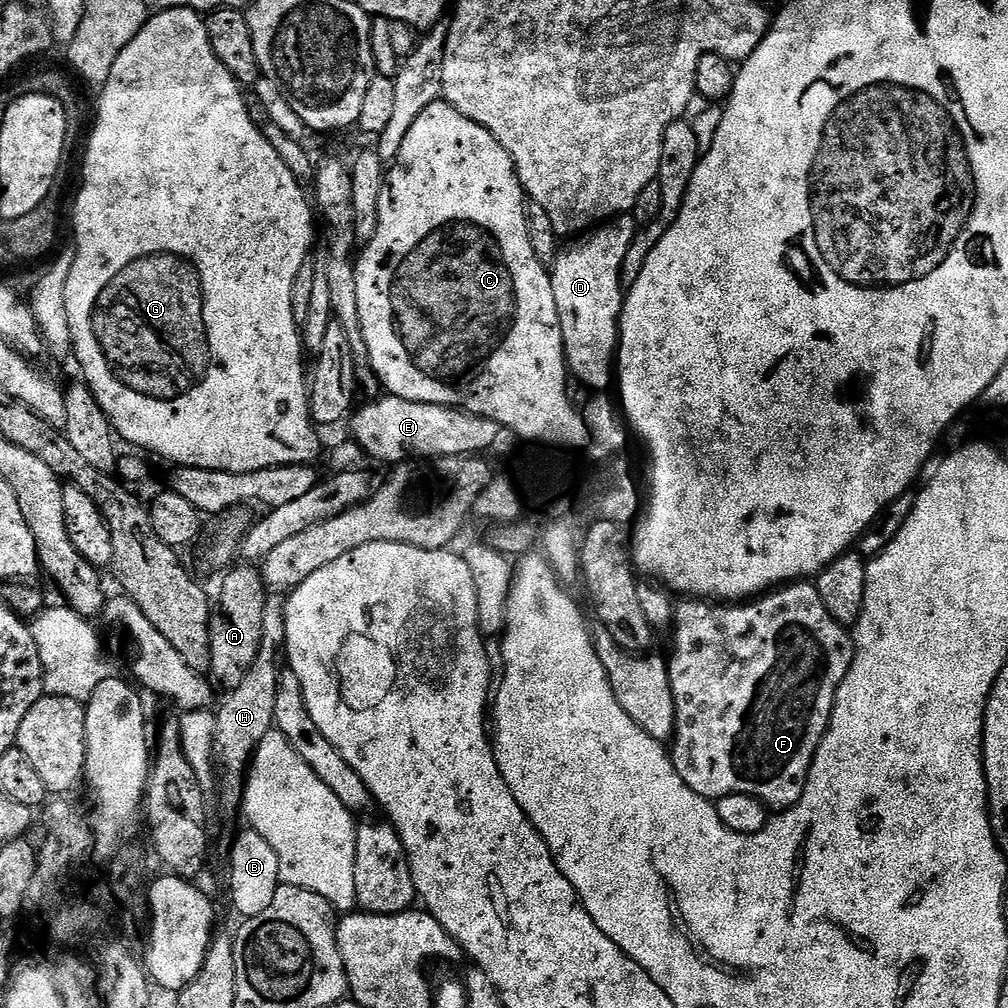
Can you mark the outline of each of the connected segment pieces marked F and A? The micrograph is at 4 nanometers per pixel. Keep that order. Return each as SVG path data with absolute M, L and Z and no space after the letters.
M793 582L751 602L709 602L699 598L684 598L681 601L675 605L676 649L673 650L672 657L667 657L666 660L668 677L672 683L672 693L676 702L676 734L670 741L674 770L682 774L682 782L686 782L686 786L690 786L694 794L704 796L713 802L730 794L746 794L757 796L772 810L793 808L798 798L802 798L802 790L808 781L814 754L826 734L832 717L838 686L842 686L856 653L849 629L834 618L830 618L830 610L826 610L815 583L812 582Z
M244 566L248 568L233 567L228 577L220 584L220 601L215 601L214 611L208 621L208 641L210 642L209 656L210 676L217 685L221 684L221 689L231 690L237 688L246 678L246 670L254 666L254 658L260 652L260 639L262 638L262 614L264 613L264 602L266 599L266 589L264 577L261 569L256 566Z

